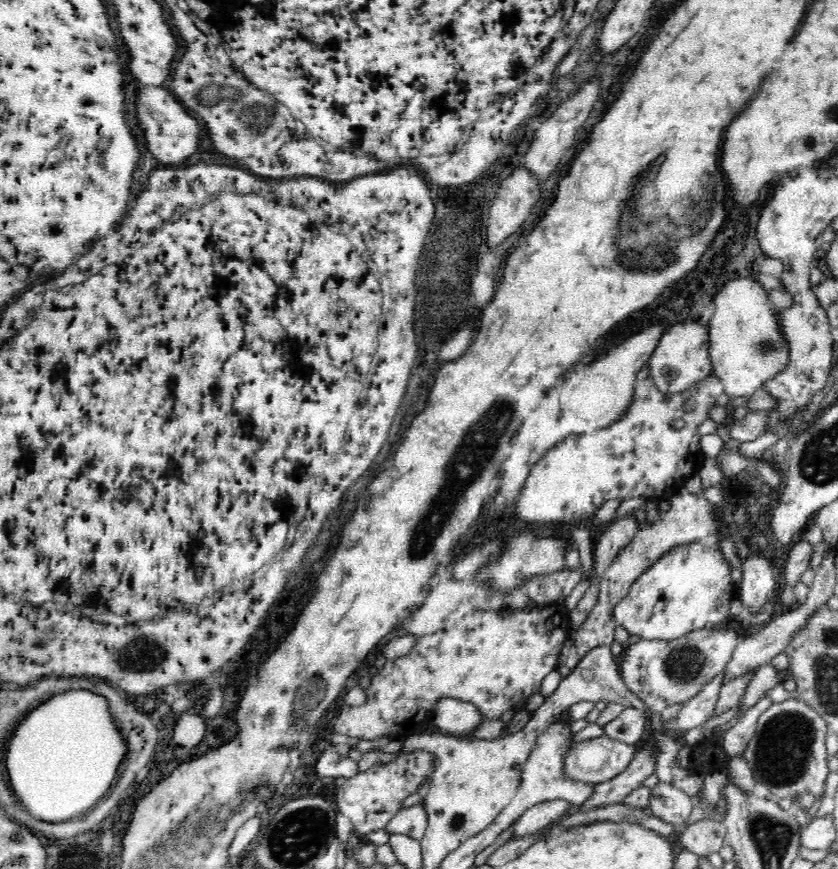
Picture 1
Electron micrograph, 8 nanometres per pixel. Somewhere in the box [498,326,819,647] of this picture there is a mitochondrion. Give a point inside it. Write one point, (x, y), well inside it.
(767, 348)

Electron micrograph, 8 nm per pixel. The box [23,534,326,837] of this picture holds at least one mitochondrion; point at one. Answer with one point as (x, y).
(141, 646)

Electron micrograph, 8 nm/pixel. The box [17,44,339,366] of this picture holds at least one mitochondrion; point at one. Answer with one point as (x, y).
(208, 97)

